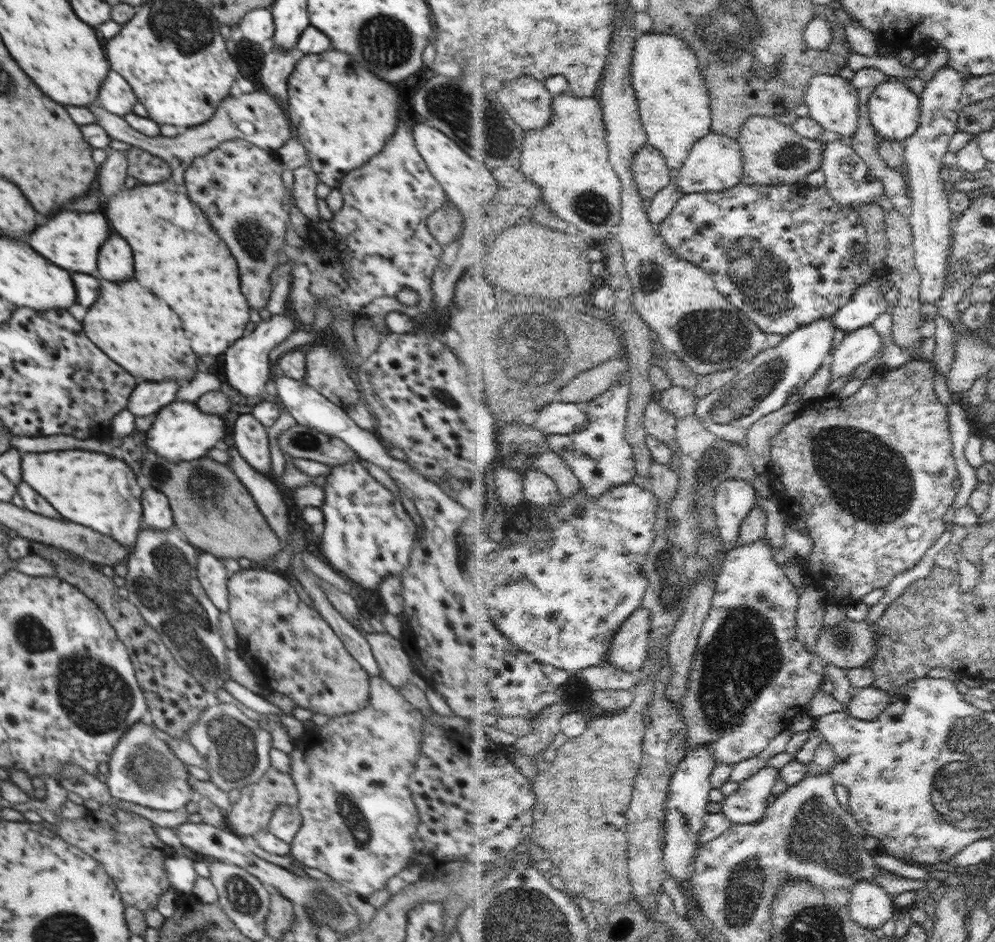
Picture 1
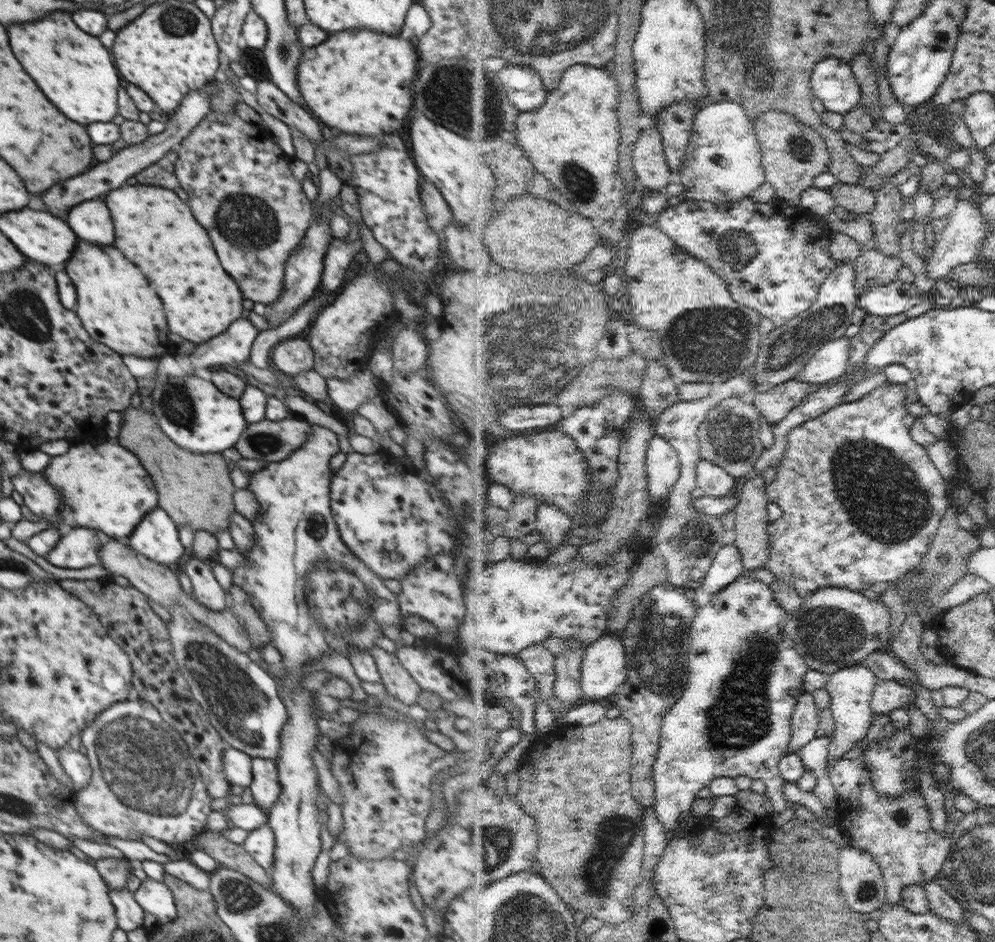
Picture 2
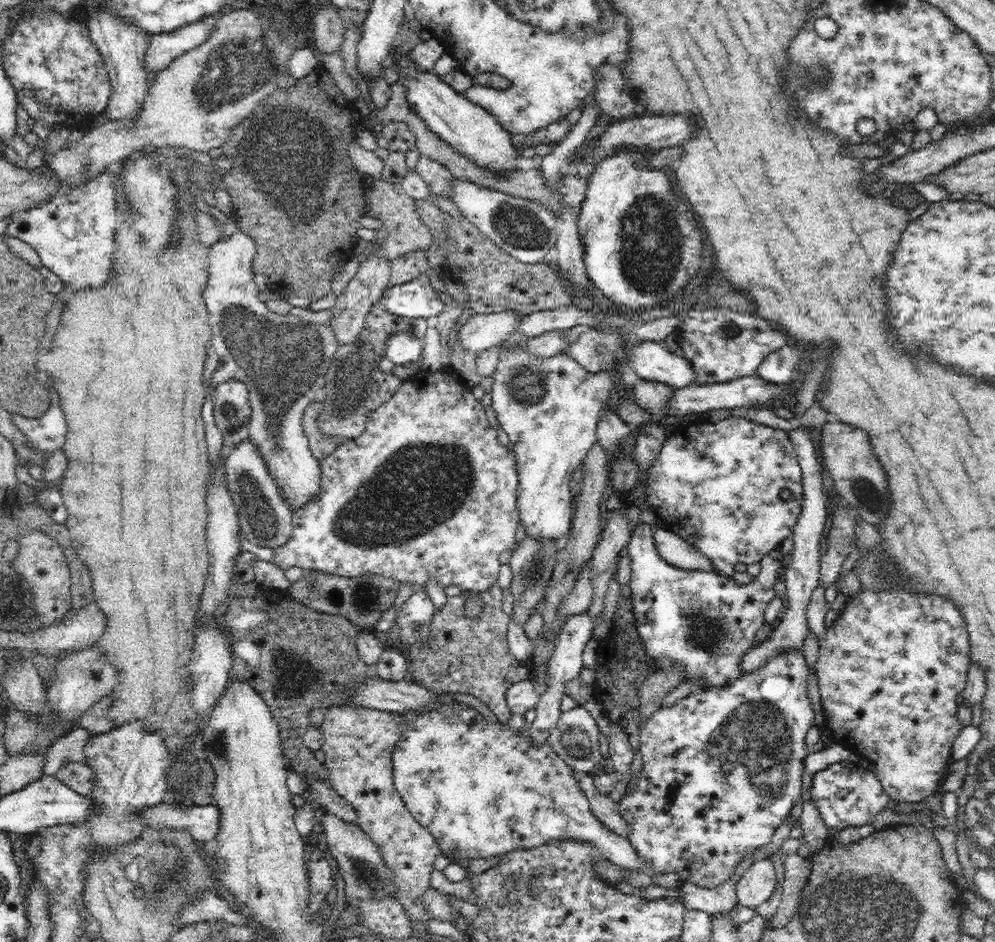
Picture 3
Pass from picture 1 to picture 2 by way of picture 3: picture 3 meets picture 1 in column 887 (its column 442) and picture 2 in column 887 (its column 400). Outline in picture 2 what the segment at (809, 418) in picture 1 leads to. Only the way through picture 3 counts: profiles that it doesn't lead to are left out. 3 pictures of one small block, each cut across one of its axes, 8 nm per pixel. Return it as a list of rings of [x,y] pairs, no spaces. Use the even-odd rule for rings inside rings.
[[[906,383],[877,387],[858,400],[841,404],[838,408],[828,411],[824,416],[800,425],[789,434],[787,453],[777,470],[777,479],[767,486],[772,502],[780,505],[784,513],[782,518],[774,520],[769,526],[773,552],[770,563],[764,569],[774,573],[778,579],[794,585],[804,599],[812,597],[814,593],[818,593],[818,590],[826,587],[848,588],[862,593],[862,590],[877,584],[894,583],[916,571],[916,567],[922,563],[924,555],[928,553],[936,530],[938,530],[940,518],[944,516],[948,505],[951,504],[951,488],[948,482],[942,478],[939,470],[932,464],[926,447],[916,442],[913,429],[918,424],[919,417],[908,412],[906,398],[908,398]]]

